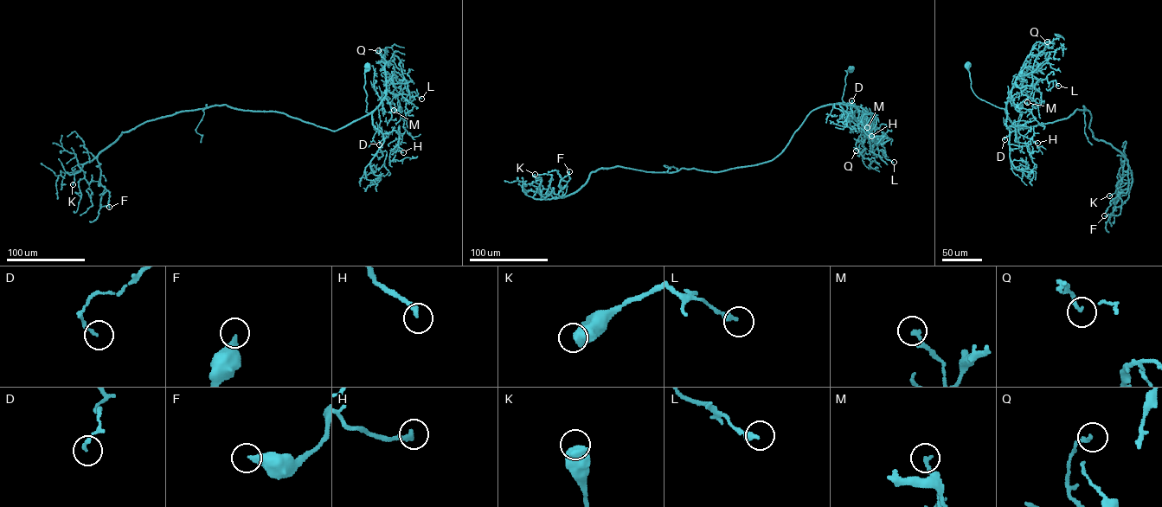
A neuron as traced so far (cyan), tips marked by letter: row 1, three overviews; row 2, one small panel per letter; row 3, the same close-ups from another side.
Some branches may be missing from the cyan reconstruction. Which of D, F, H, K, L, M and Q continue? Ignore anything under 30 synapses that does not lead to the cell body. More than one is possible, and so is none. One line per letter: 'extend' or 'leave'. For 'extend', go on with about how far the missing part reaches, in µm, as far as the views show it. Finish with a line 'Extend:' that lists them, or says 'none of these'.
D: leave
F: leave
H: leave
K: leave
L: leave
M: leave
Q: leave
Extend: none of these

